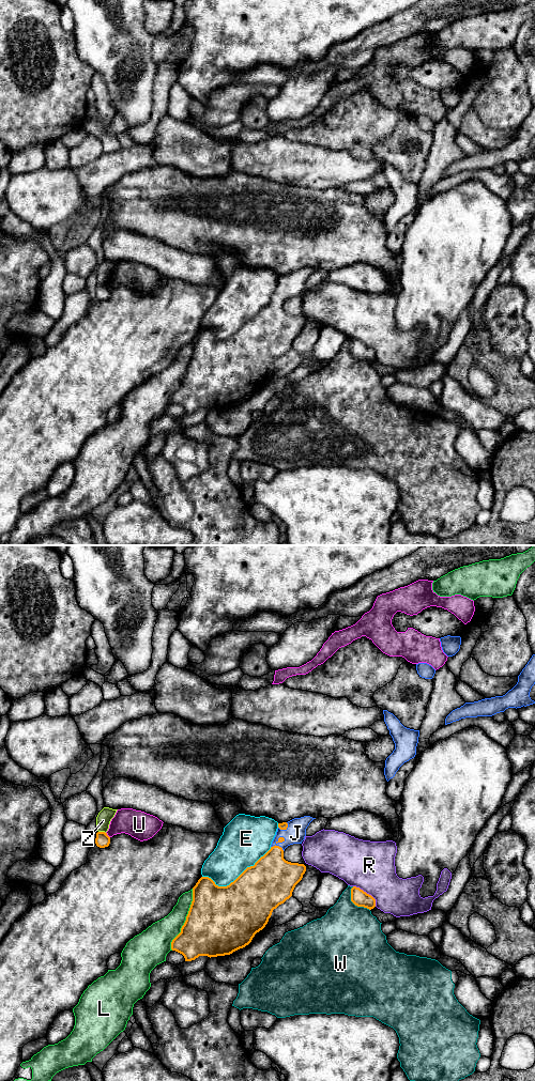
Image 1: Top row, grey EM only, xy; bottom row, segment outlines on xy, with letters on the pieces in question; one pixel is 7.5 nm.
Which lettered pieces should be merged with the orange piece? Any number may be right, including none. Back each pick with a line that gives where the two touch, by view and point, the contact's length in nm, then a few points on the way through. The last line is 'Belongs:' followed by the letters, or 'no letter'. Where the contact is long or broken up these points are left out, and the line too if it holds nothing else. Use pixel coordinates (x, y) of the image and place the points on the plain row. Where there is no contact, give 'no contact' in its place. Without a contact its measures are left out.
J: xy (277, 294) | 130 nm | across xy (280, 292), (277, 294), (295, 286)
Belongs: J

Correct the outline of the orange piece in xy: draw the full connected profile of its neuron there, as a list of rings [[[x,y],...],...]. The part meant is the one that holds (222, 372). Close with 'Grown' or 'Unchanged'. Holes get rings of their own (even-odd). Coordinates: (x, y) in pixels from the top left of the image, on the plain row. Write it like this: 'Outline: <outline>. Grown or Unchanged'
Outline: [[[304,268],[288,275],[278,276],[271,302],[261,309],[254,319],[247,320],[233,335],[227,339],[218,339],[209,329],[201,329],[193,340],[193,354],[181,381],[181,385],[172,392],[171,402],[182,406],[185,414],[192,414],[199,408],[217,410],[230,407],[248,398],[255,387],[262,383],[269,374],[274,361],[292,349],[295,338],[306,324],[304,316],[291,315],[284,311],[285,302],[293,296],[302,296],[306,281],[316,271]]]. Grown

